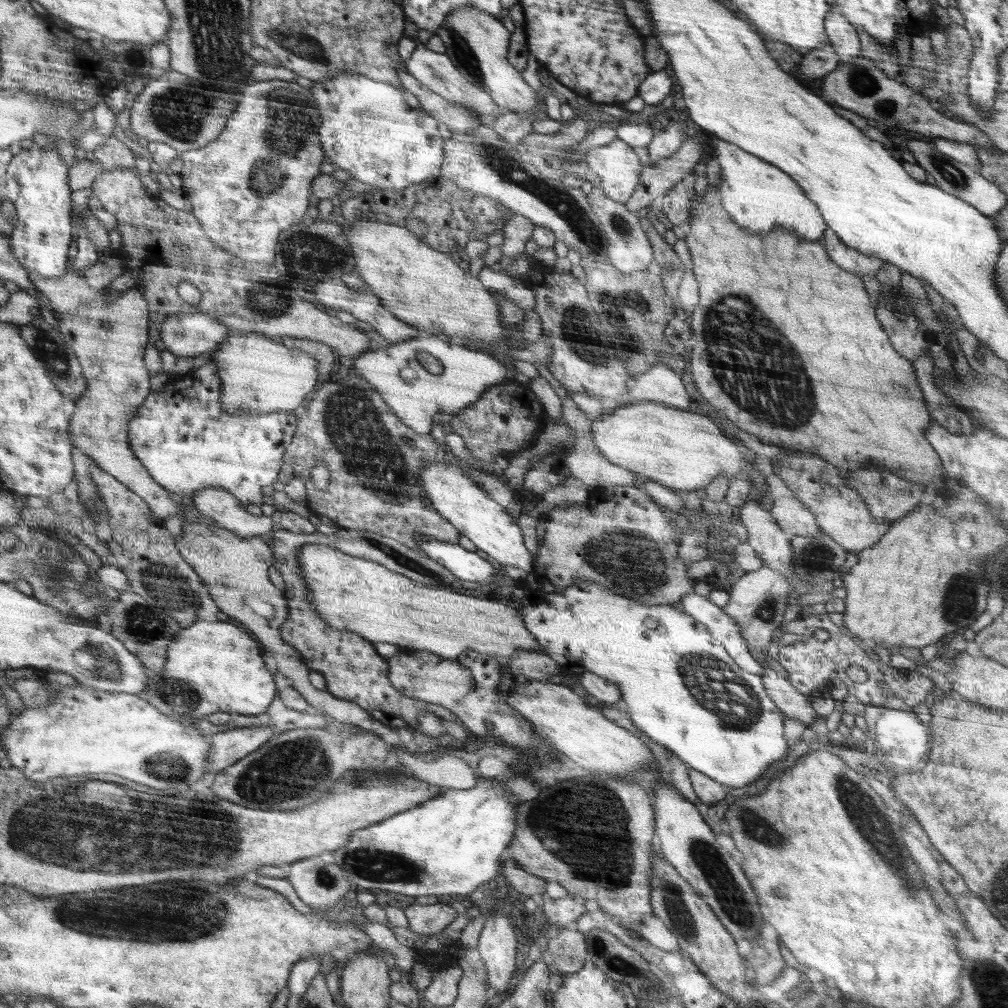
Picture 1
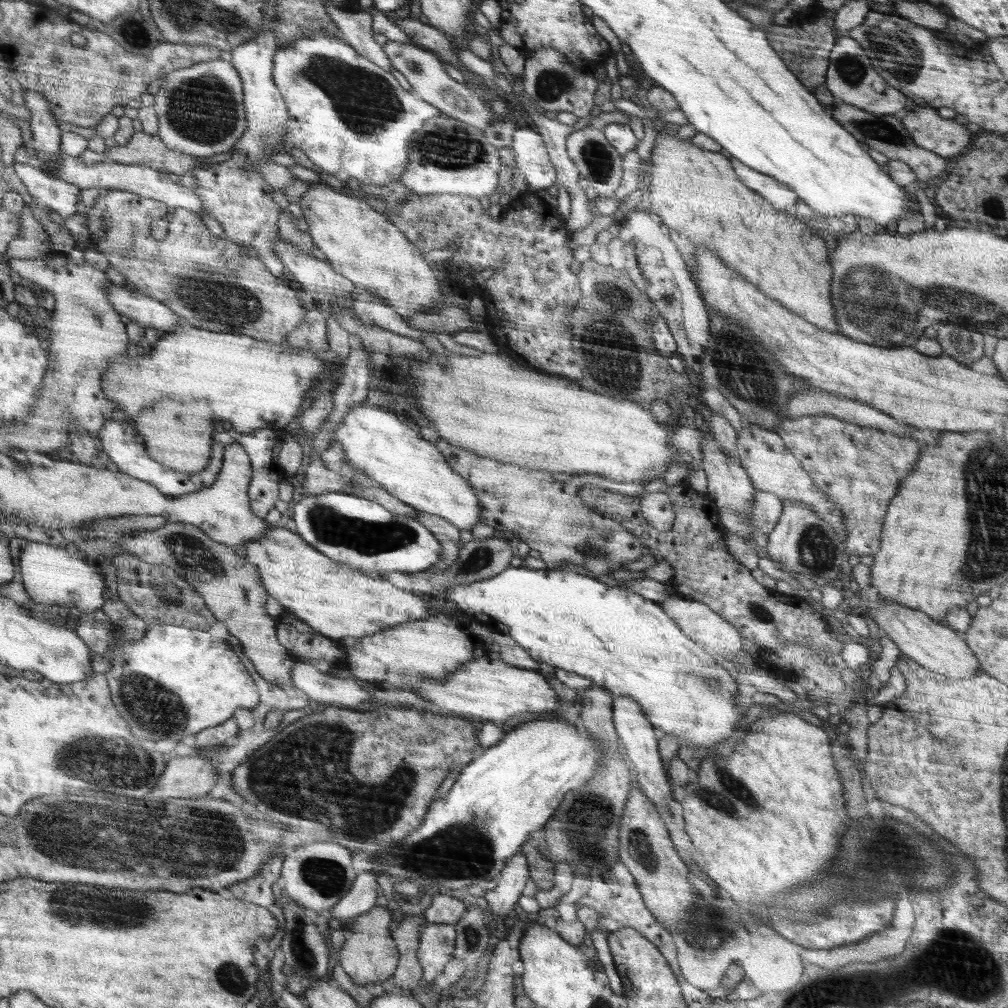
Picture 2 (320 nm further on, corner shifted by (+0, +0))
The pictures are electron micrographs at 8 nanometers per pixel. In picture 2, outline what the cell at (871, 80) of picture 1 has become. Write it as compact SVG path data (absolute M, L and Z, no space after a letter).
M840 36L837 44L834 45L829 56L829 65L827 68L826 87L836 100L846 103L866 112L882 115L900 115L906 106L906 95L899 88L892 87L872 65L867 57L866 51L860 46L856 39L849 36Z

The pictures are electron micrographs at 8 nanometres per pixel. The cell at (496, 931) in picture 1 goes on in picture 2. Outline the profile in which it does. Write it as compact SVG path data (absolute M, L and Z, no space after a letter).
M520 853L512 857L498 877L496 888L485 891L484 904L490 915L506 916L513 912L530 878L527 858L524 854Z

